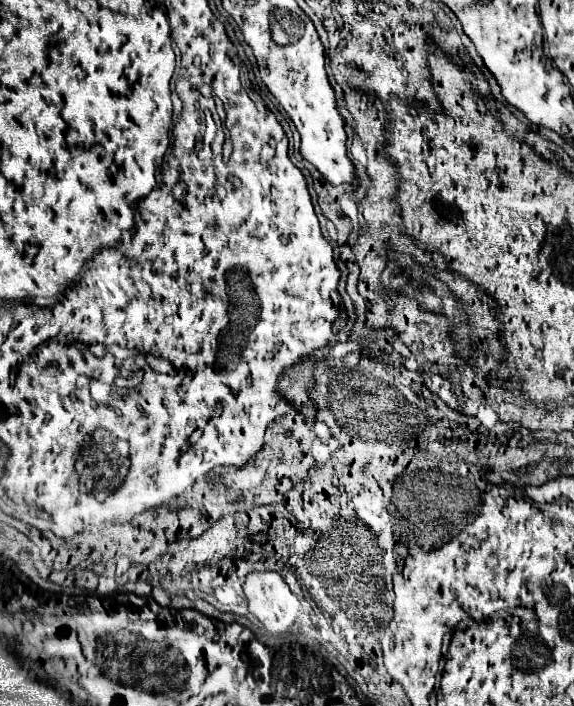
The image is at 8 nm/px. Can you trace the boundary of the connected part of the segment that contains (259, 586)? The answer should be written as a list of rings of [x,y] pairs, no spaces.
[[[253,571],[243,583],[249,611],[271,635],[289,633],[299,613],[299,599],[275,571]]]

